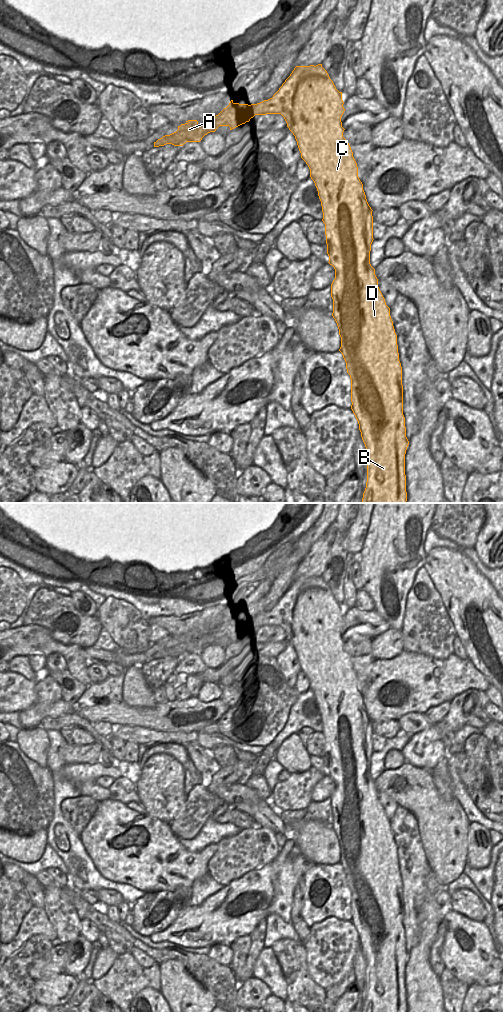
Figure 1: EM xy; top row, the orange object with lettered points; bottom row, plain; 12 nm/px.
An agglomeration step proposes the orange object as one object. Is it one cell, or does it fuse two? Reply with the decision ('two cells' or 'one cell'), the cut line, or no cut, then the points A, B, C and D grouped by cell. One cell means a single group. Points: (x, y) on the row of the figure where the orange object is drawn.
two cells | xy (240, 106), (250, 108), (254, 115) | A / B C D

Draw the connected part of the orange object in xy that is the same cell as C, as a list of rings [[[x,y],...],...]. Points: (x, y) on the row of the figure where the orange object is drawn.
[[[322,64],[316,66],[296,66],[290,76],[285,80],[279,90],[273,95],[272,98],[264,100],[257,104],[251,104],[248,106],[241,106],[241,108],[251,108],[254,111],[254,115],[266,115],[266,114],[281,114],[289,130],[295,136],[301,158],[306,162],[310,169],[310,177],[314,181],[318,191],[318,196],[321,201],[323,212],[323,223],[325,224],[325,235],[327,244],[327,254],[329,256],[329,264],[335,269],[335,279],[331,284],[331,297],[333,299],[333,313],[332,316],[335,319],[339,335],[341,337],[341,347],[339,351],[342,353],[346,362],[347,373],[351,379],[351,409],[358,421],[359,430],[361,432],[362,440],[365,444],[367,451],[367,482],[366,488],[363,493],[362,503],[406,503],[406,475],[405,475],[405,454],[409,441],[406,437],[405,417],[403,415],[403,385],[402,385],[402,367],[399,361],[397,335],[393,326],[393,321],[390,316],[390,308],[386,305],[385,299],[378,287],[378,279],[375,275],[375,269],[370,264],[370,251],[371,244],[373,242],[373,216],[372,209],[369,206],[365,192],[363,190],[363,184],[358,177],[357,163],[353,157],[353,152],[348,141],[343,137],[344,128],[342,127],[341,117],[345,111],[343,107],[342,92],[339,92],[333,81],[330,79],[327,71],[322,67]]]

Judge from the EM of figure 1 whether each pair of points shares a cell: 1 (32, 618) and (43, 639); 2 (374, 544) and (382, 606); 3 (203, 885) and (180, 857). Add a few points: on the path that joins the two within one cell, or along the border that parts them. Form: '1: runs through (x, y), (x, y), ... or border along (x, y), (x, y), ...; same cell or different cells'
1: border along (23, 623), (26, 625), (42, 626), (55, 639); different cells
2: runs through (380, 559), (380, 591); same cell
3: border along (208, 872), (197, 878), (190, 886); different cells

